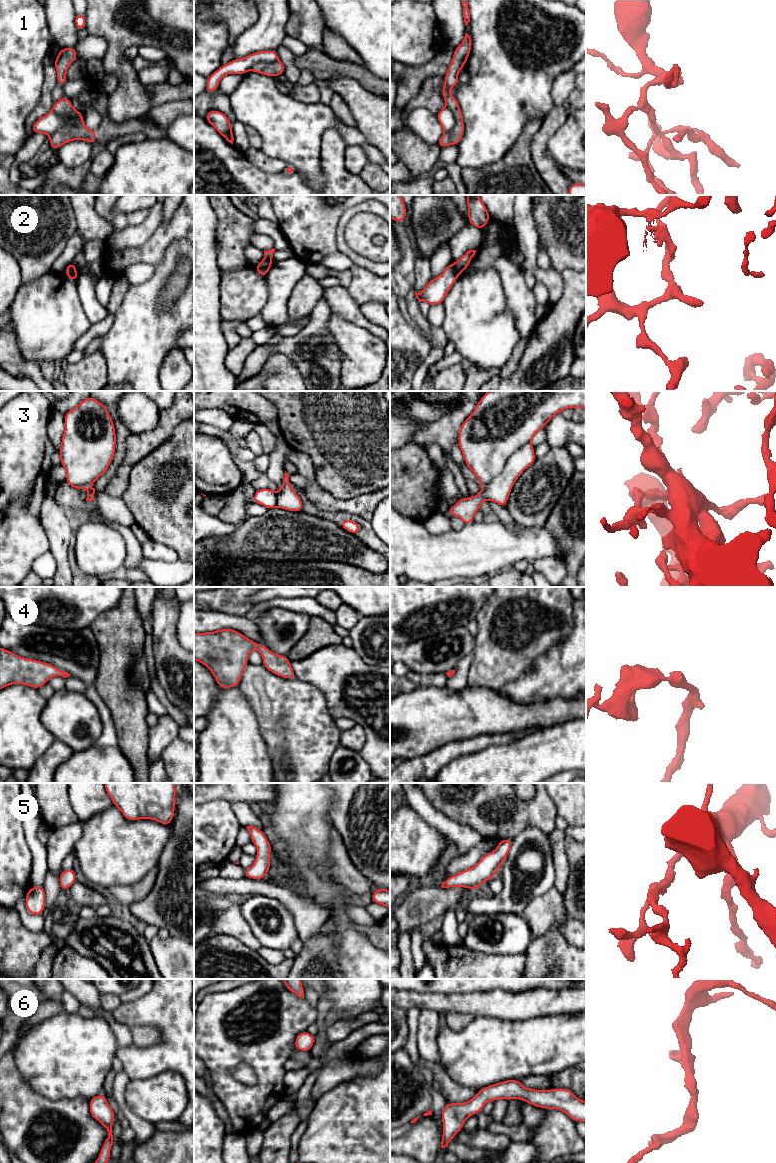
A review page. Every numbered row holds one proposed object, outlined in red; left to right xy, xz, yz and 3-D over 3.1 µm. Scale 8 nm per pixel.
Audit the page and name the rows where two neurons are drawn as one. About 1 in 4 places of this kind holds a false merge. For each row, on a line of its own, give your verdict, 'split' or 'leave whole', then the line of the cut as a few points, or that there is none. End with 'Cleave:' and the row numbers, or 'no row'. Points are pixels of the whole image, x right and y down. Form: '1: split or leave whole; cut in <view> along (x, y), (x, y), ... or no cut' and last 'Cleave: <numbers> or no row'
1: split; cut in xy along (69, 114), (72, 121), (60, 126), (49, 136)
2: split; cut in yz along (452, 264), (458, 274)
3: leave whole; no cut
4: leave whole; no cut
5: leave whole; no cut
6: leave whole; no cut
Cleave: 1, 2

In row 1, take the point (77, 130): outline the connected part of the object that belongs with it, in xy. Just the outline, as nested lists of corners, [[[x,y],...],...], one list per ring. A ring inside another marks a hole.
[[[63,96],[55,102],[52,110],[60,116],[70,115],[73,120],[71,124],[60,127],[50,136],[50,148],[52,150],[74,140],[84,140],[92,145],[96,144],[96,130],[90,130],[86,127],[83,121],[83,113],[73,109],[72,102],[68,97]]]

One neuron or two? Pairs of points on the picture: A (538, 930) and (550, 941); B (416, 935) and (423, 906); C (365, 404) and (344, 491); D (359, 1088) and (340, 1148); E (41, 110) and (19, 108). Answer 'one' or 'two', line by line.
A: two
B: two
C: one
D: one
E: two

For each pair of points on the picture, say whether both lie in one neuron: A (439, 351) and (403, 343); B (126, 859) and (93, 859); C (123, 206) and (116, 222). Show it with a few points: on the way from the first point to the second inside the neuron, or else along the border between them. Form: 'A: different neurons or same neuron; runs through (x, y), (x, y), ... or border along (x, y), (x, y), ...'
A: different neurons; border along (432, 347), (428, 356), (416, 368)
B: same neuron; runs through (118, 859), (101, 859)
C: different neurons; border along (143, 208), (129, 212), (112, 211)

